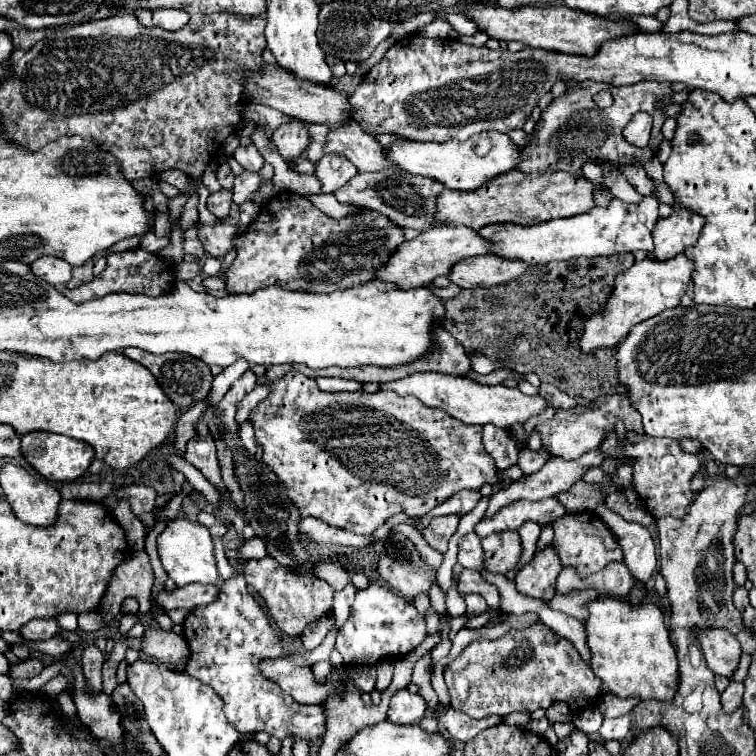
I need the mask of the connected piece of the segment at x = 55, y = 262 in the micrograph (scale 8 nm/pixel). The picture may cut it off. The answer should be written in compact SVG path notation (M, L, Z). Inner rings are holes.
M40 257L30 265L30 269L54 287L64 287L72 279L72 267L56 257Z

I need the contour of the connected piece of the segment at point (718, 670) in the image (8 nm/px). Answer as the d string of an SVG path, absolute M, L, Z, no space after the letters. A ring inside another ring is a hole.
M696 627L696 637L706 657L708 669L716 675L730 677L740 661L740 643L728 629L702 629Z

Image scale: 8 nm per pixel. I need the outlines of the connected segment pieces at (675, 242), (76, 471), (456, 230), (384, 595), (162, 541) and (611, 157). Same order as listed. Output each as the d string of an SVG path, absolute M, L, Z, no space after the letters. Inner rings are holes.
M680 203L674 205L672 215L660 219L652 231L654 257L658 261L666 261L676 253L682 253L686 247L694 245L704 227L704 221L704 217L692 213L688 207L682 207Z
M32 431L22 435L22 455L40 475L50 481L74 481L76 477L84 475L84 471L94 461L94 449L88 443L46 431Z
M432 227L428 233L420 233L418 239L414 241L404 241L400 249L392 255L392 261L384 265L380 273L376 273L376 279L380 281L392 281L402 285L402 289L414 289L414 287L424 287L430 285L436 277L448 275L452 271L452 265L466 257L476 257L476 255L488 255L490 253L490 243L484 241L474 229L470 227Z
M370 583L368 589L356 593L348 621L338 631L336 649L346 665L374 665L384 657L400 657L416 649L426 639L424 615L404 597L388 587Z
M174 519L170 525L162 531L158 537L158 555L160 561L166 569L166 573L176 581L178 587L188 585L188 583L216 583L218 581L218 569L216 569L216 559L214 559L214 547L212 547L212 537L208 527L190 521L190 519Z
M568 81L568 89L562 97L554 99L544 111L542 121L536 123L534 139L528 147L524 147L524 161L520 161L520 171L556 171L564 169L568 173L582 175L580 167L586 159L608 159L610 163L630 163L630 157L638 159L650 159L654 157L652 147L634 147L630 145L622 129L632 119L634 113L646 111L654 119L652 127L652 141L662 141L662 123L666 121L666 107L670 105L672 97L672 83L668 81L638 81L632 85L620 85L614 87L610 83L598 83L598 81ZM608 89L614 97L614 105L608 109L598 109L594 103L594 93ZM656 101L662 101L664 107L656 107Z

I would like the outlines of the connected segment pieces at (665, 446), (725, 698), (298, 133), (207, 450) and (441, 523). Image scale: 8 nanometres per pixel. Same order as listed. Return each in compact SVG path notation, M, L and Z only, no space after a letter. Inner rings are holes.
M632 431L626 433L626 457L634 457L634 487L642 501L646 503L648 511L656 517L676 517L682 519L692 503L692 489L690 479L702 467L698 455L686 453L674 439L666 437L648 437L636 435Z
M730 683L726 691L722 693L722 707L724 713L734 713L742 707L742 695L744 695L744 683Z
M292 121L292 123L284 123L280 125L274 135L272 135L272 143L276 145L278 153L282 155L282 159L288 163L288 167L292 167L292 163L302 157L304 149L308 147L308 133L306 133L306 123L304 121Z
M202 419L198 421L196 431L198 431L196 437L192 441L188 441L188 445L186 445L186 461L190 461L196 469L200 469L204 473L204 477L224 493L226 487L220 477L220 467L218 467L218 459L216 459L216 445L214 445L208 429L204 429Z
M446 515L446 517L434 517L430 521L430 525L422 531L424 539L428 541L428 545L440 553L446 553L448 549L448 541L450 537L456 533L458 527L458 519L456 515Z

